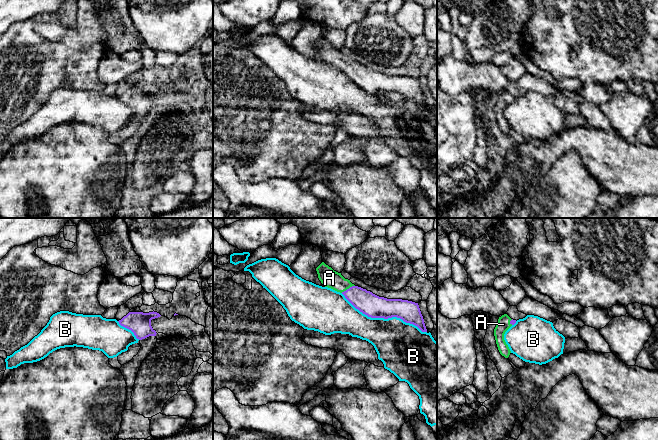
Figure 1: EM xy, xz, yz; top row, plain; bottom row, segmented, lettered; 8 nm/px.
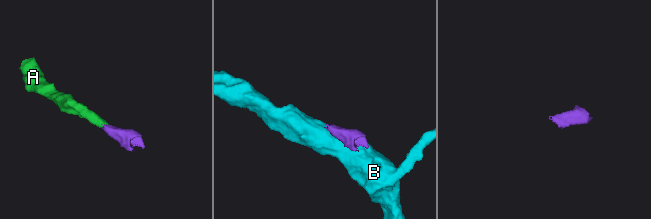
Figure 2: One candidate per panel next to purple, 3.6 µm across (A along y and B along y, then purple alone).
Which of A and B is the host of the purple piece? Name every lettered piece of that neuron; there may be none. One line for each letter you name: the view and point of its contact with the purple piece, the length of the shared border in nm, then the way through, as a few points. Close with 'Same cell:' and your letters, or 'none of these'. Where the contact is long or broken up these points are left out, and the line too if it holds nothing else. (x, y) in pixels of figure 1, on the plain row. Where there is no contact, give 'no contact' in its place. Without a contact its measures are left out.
A: meets purple in xz at (347, 65); contact 130 nm long; runs through xz (373, 82), (347, 65), (329, 54)
Same cell: A

